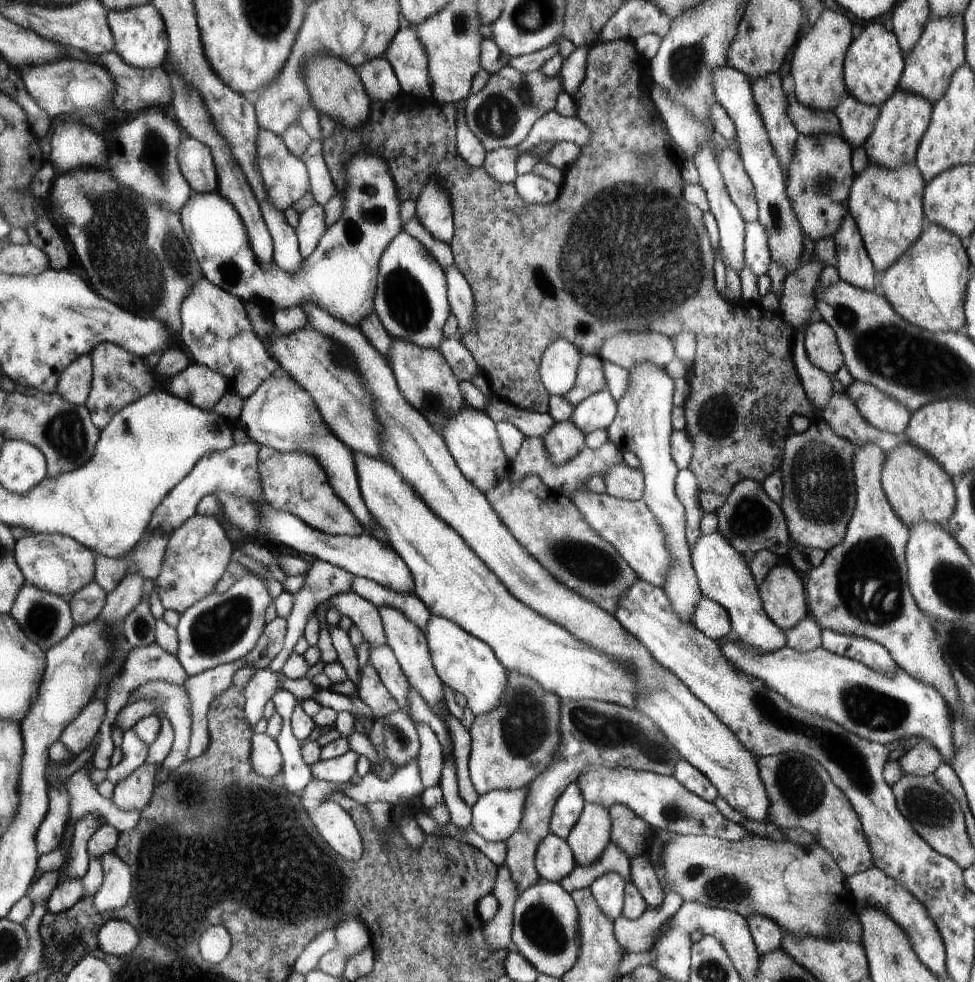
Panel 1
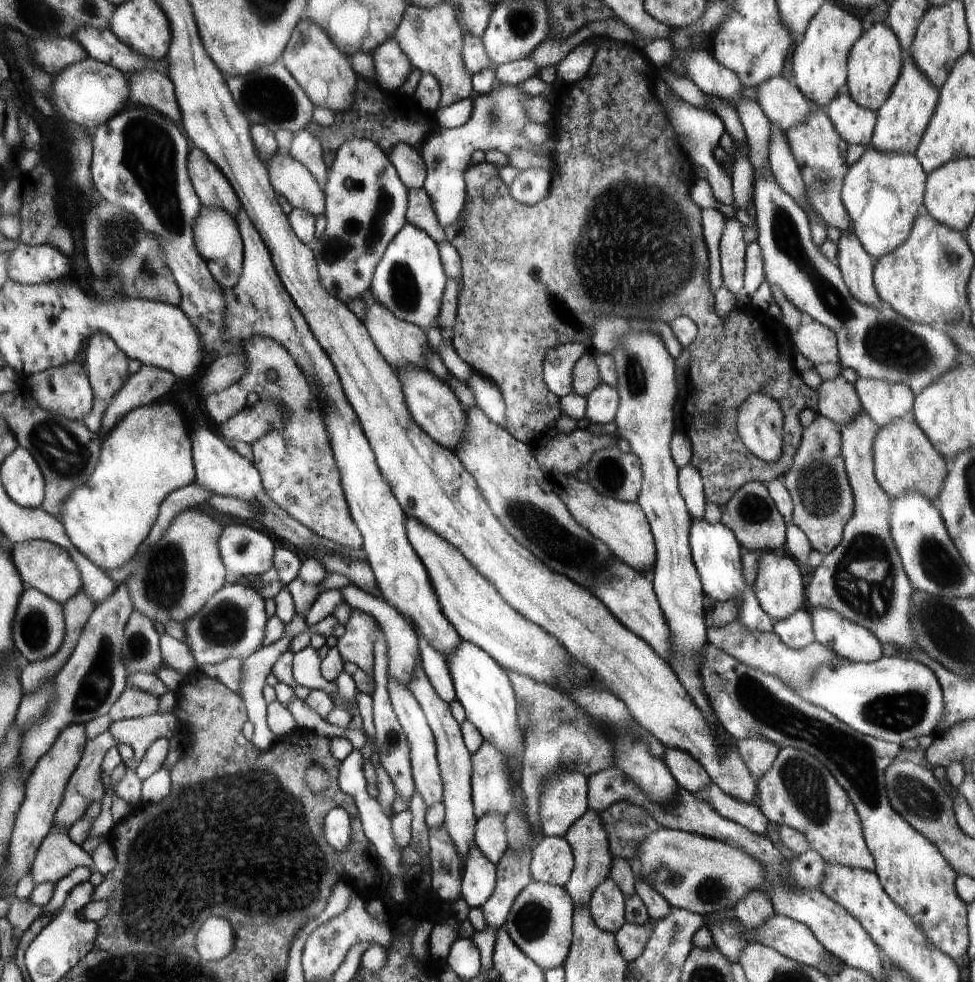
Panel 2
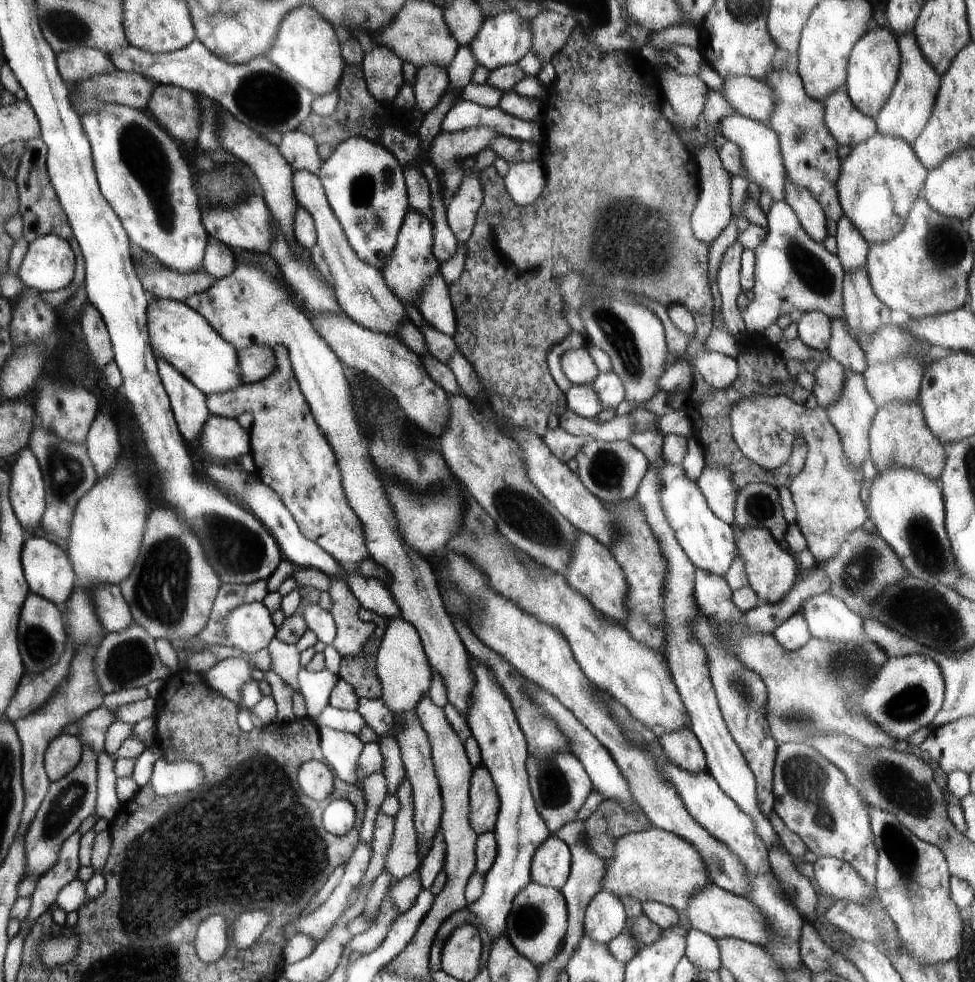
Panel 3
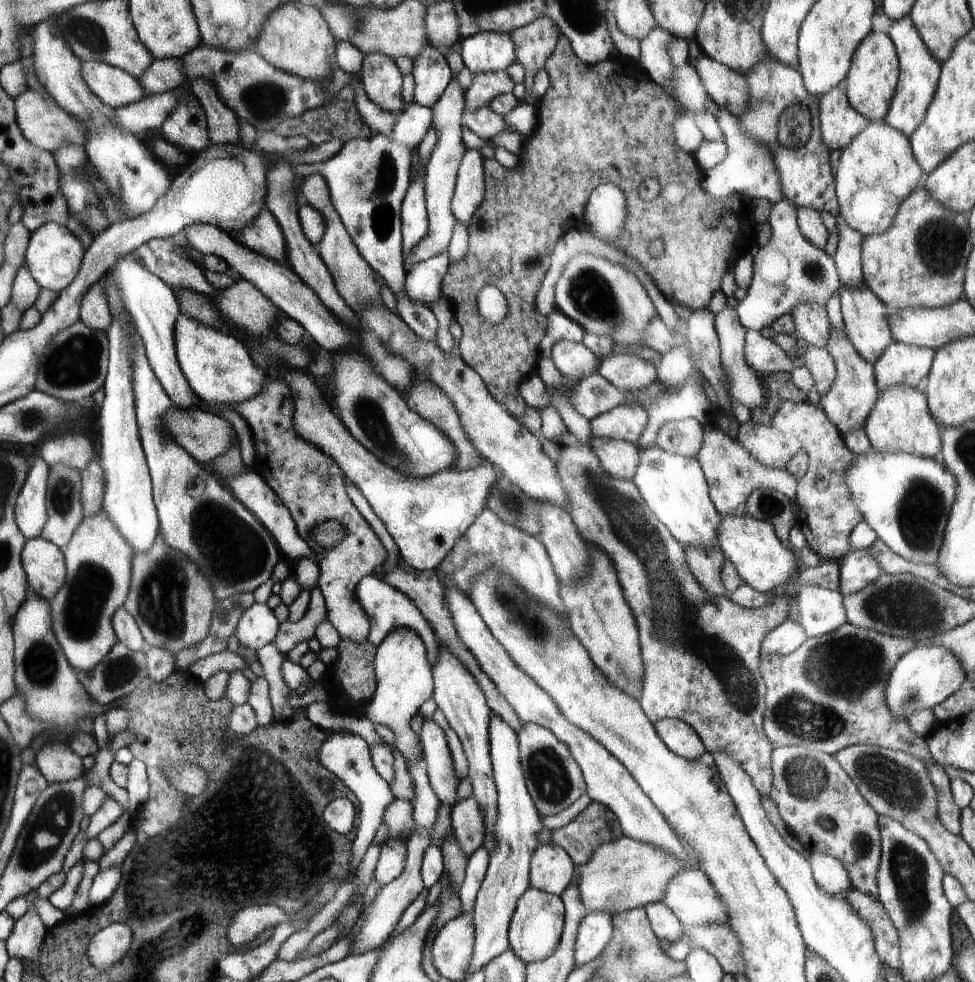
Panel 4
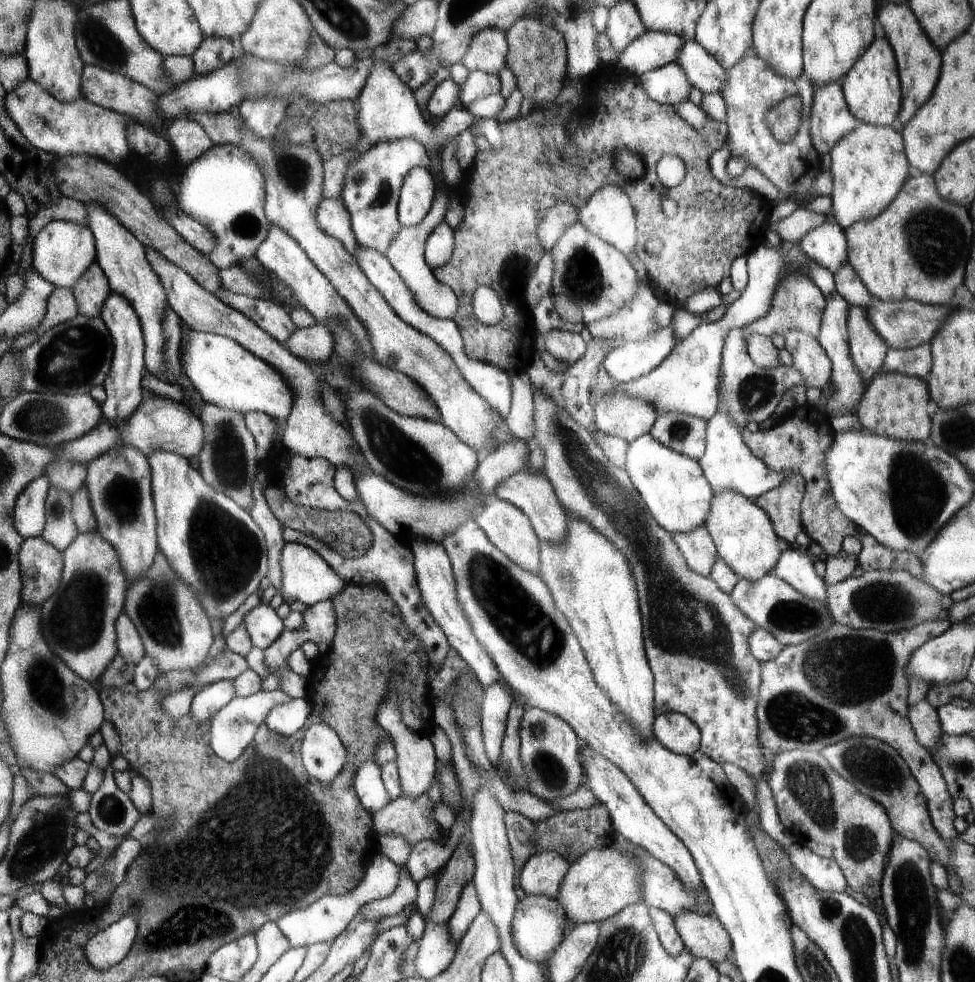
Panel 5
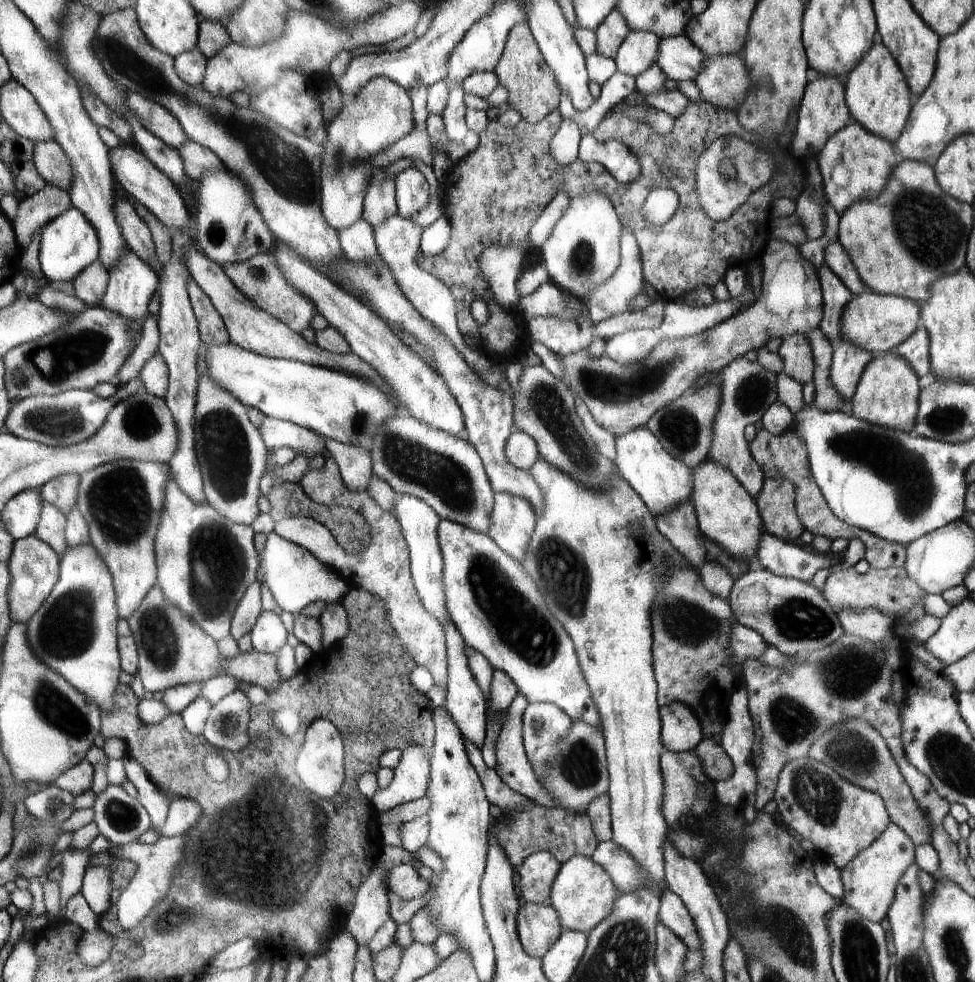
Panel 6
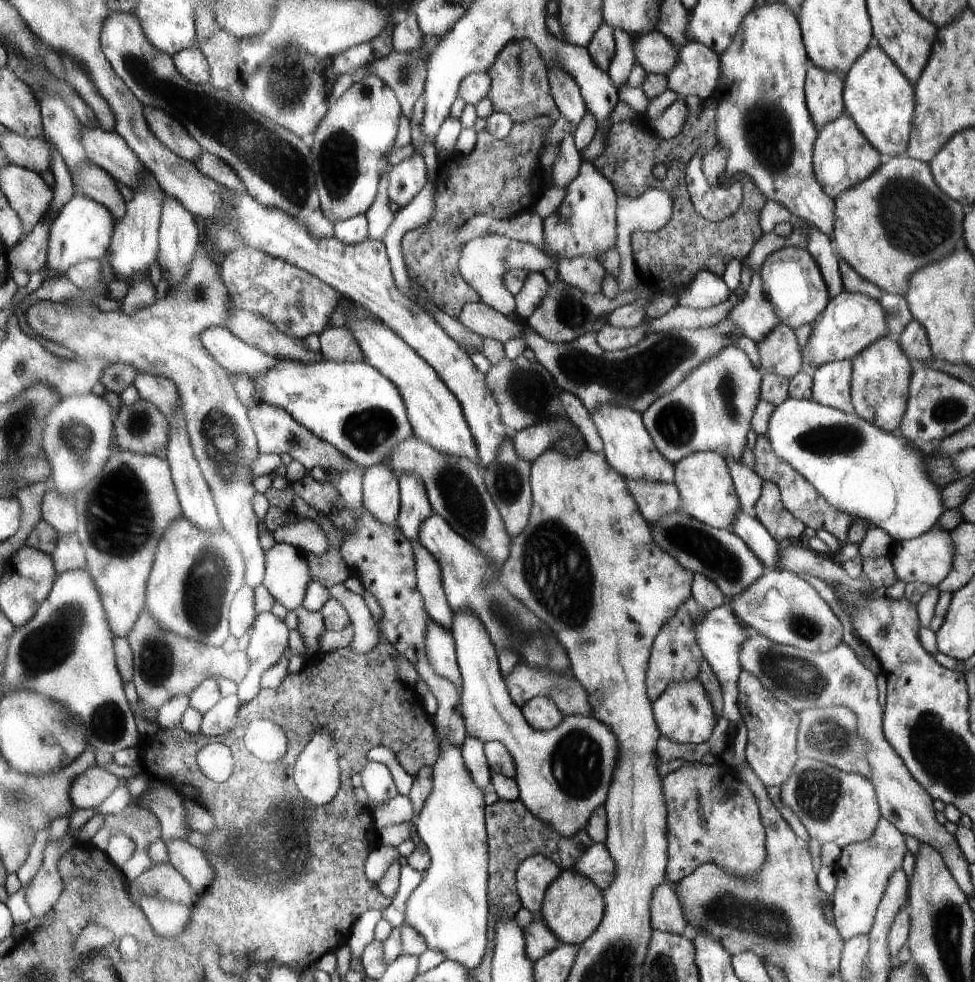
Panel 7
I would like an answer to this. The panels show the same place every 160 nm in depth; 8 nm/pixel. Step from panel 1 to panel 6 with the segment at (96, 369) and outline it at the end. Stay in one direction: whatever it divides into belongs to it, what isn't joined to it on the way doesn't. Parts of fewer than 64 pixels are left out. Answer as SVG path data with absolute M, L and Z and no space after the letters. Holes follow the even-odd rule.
M97 260L86 267L80 275L71 282L75 295L87 303L89 307L96 307L96 302L104 296L107 284L109 283L109 274L103 265Z

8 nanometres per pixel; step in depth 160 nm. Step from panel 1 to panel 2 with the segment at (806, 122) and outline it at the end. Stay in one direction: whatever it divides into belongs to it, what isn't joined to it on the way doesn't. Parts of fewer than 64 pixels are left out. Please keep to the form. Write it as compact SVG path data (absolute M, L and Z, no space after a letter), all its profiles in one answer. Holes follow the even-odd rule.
M774 77L758 85L758 104L775 124L787 131L799 127L809 119L812 102L801 93L796 85L784 77Z

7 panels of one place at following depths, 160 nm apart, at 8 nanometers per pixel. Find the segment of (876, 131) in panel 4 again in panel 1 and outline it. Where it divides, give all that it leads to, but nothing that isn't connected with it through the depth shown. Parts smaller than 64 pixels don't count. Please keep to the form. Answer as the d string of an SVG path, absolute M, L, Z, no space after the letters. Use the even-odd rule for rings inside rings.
M869 162L863 171L856 174L852 190L849 192L850 214L864 237L873 267L878 276L882 276L897 262L906 256L909 248L923 234L924 213L922 212L922 192L924 177L915 163L905 164L902 168L889 169Z

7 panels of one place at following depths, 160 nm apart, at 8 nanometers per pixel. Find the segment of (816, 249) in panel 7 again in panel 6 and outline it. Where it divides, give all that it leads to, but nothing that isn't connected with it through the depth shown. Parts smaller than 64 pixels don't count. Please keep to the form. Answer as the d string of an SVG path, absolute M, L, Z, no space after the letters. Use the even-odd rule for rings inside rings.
M822 265L818 273L824 292L824 318L819 329L832 344L842 338L843 316L853 293L828 265Z

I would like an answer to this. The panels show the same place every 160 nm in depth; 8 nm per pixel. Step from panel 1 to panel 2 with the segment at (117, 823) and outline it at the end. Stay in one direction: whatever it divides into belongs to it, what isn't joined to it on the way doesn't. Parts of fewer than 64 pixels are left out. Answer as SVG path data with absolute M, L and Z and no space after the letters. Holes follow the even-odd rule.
M54 827L41 844L31 873L36 884L56 883L76 867L92 868L93 864L92 857L71 840L68 827Z

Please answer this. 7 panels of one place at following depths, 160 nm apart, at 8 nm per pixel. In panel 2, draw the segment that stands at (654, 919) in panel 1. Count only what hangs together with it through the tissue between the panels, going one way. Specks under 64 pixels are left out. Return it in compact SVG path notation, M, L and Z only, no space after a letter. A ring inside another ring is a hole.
M652 918L642 926L625 921L621 930L615 934L619 951L630 964L642 954L646 941L652 939L656 923Z

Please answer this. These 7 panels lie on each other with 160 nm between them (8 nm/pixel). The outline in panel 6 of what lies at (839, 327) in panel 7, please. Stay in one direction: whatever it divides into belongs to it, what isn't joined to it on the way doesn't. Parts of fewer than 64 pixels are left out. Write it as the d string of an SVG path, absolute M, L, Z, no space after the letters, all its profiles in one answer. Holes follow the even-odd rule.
M864 290L862 293L853 294L849 300L843 316L841 334L842 338L873 353L874 358L883 357L886 353L896 350L917 331L921 323L920 318L921 304L917 301Z

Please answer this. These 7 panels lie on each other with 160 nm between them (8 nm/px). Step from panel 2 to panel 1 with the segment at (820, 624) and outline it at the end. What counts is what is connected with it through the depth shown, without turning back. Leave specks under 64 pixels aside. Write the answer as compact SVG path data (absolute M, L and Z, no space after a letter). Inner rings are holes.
M823 630L821 635L822 647L834 654L861 662L871 669L883 673L895 673L897 671L896 661L881 644L864 637L838 634L827 630Z

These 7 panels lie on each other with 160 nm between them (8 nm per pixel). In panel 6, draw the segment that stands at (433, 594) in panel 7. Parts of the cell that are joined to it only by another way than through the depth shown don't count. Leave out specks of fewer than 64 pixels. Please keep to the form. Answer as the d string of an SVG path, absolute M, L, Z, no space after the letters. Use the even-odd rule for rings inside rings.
M452 620L444 626L444 634L446 637L447 646L447 677L445 680L445 687L448 690L445 708L452 717L457 728L461 730L464 737L468 737L470 741L474 742L480 748L485 739L486 732L486 698L485 692L480 688L480 685L474 678L474 673L469 667L467 659L466 648L467 645L462 638L462 635L457 631Z

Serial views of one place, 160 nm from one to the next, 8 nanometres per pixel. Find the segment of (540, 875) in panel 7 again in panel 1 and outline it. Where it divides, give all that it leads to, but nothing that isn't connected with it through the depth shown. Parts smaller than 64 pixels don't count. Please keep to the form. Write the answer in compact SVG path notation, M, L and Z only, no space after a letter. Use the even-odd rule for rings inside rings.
M551 832L537 848L536 867L542 880L558 883L566 879L577 866L576 854L568 840Z

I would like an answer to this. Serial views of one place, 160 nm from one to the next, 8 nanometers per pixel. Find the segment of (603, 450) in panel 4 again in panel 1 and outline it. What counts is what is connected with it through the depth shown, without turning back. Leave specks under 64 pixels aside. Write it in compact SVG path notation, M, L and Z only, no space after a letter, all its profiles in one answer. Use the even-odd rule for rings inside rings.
M625 462L610 467L602 475L606 485L606 494L629 501L637 501L642 498L645 482L641 470L626 465Z

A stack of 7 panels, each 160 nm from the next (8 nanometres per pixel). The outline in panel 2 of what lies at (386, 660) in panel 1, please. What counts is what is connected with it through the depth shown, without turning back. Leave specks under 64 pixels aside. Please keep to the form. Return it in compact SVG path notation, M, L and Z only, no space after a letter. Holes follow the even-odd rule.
M388 677L388 692L391 705L398 722L401 724L410 745L410 762L412 776L415 784L415 792L419 792L429 808L432 804L444 800L444 781L441 779L440 765L437 763L437 745L436 737L425 717L425 711L418 704L417 697L409 691L405 684Z

